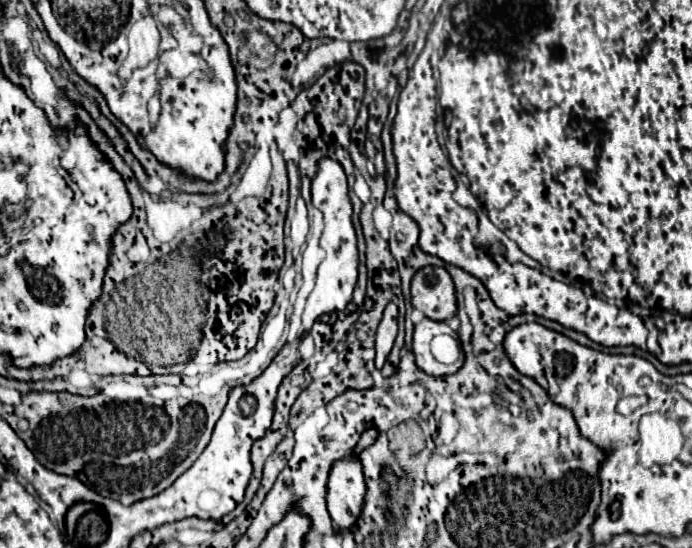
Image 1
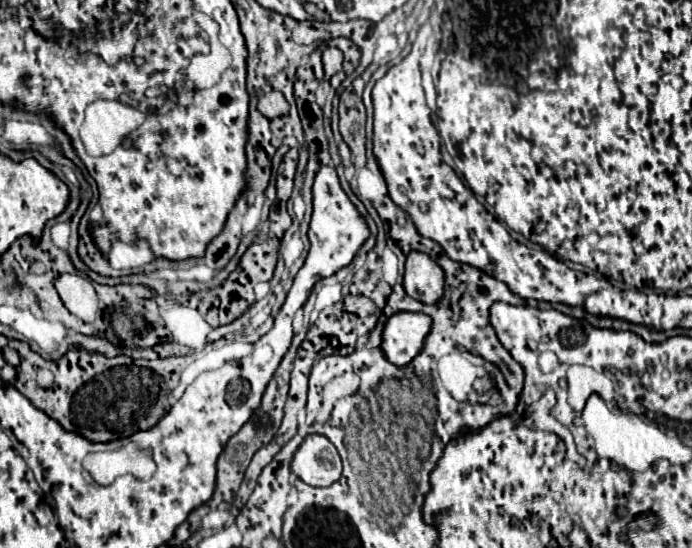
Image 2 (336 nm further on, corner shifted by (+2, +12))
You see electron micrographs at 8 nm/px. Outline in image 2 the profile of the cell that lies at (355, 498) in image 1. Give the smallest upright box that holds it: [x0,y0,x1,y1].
[291,434,341,486]

